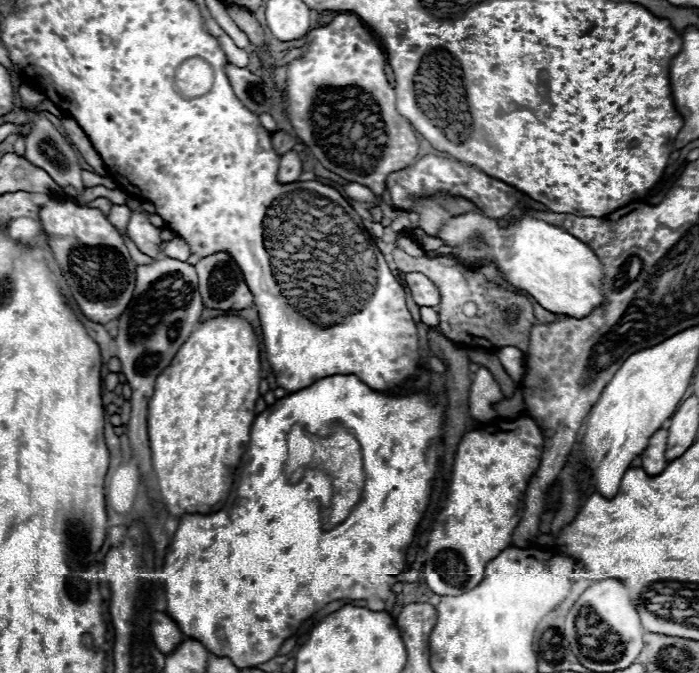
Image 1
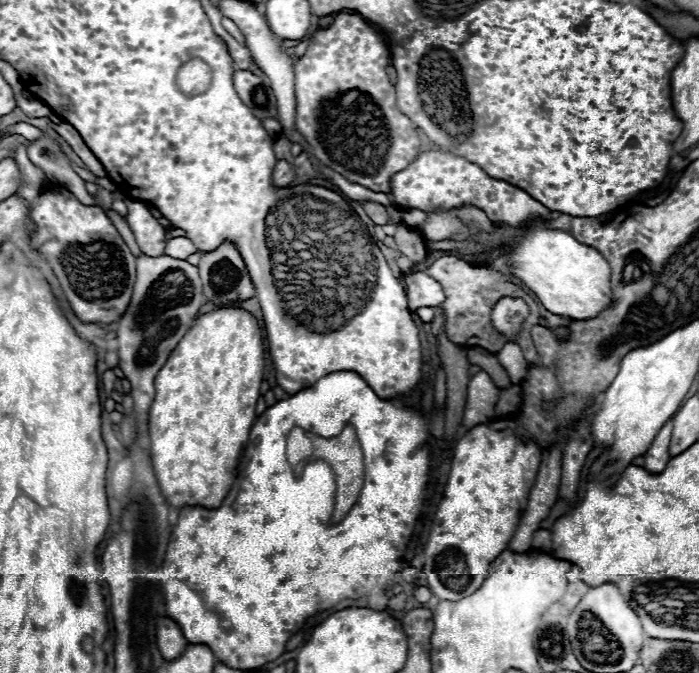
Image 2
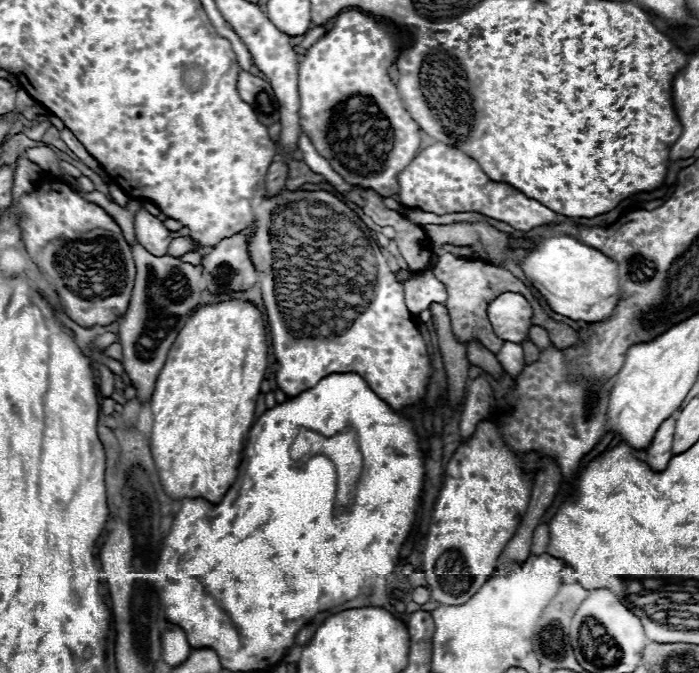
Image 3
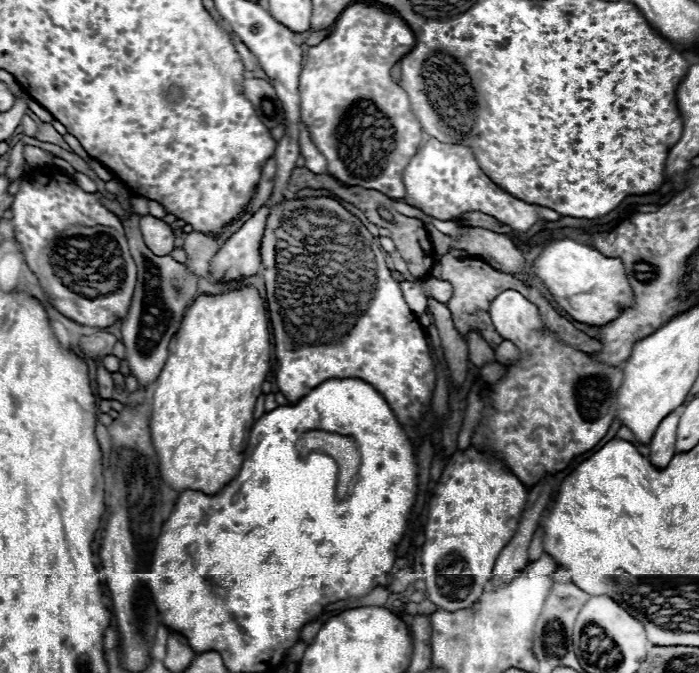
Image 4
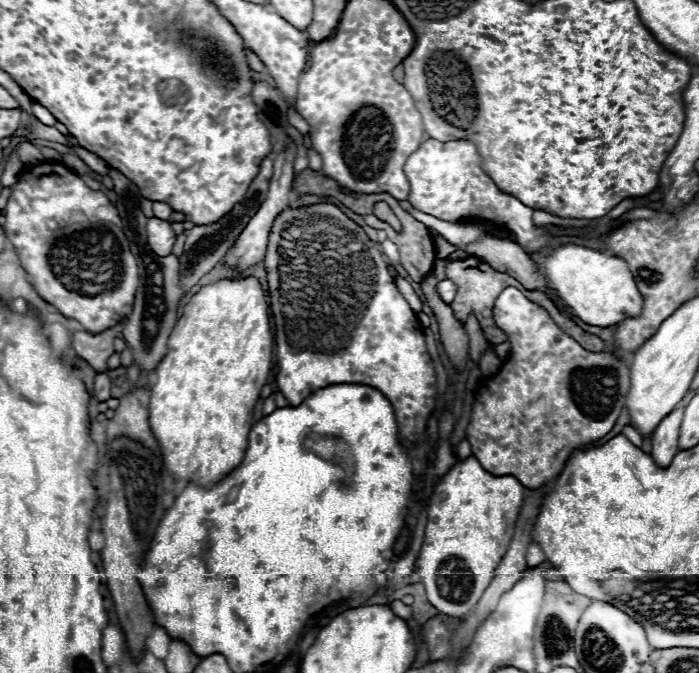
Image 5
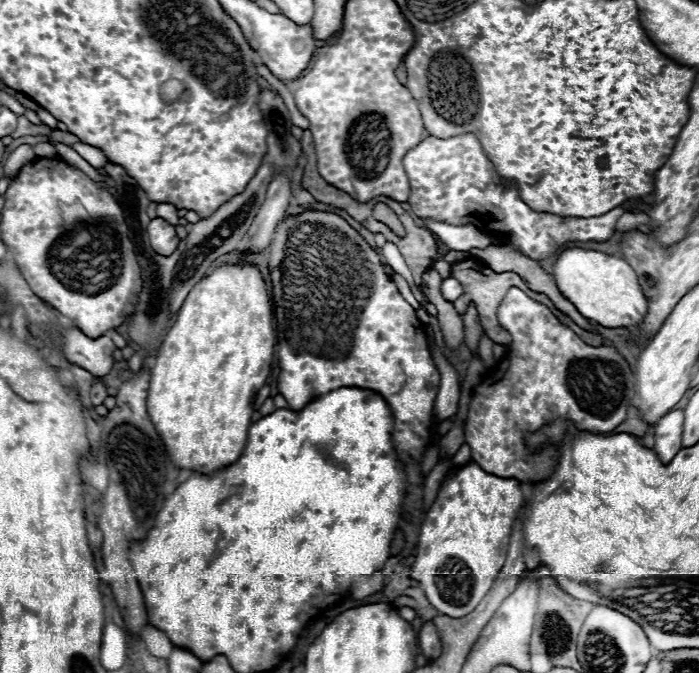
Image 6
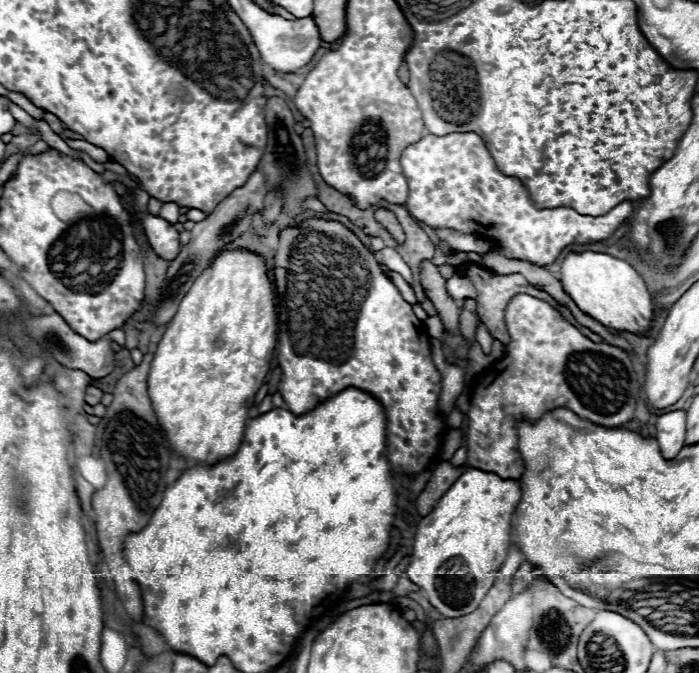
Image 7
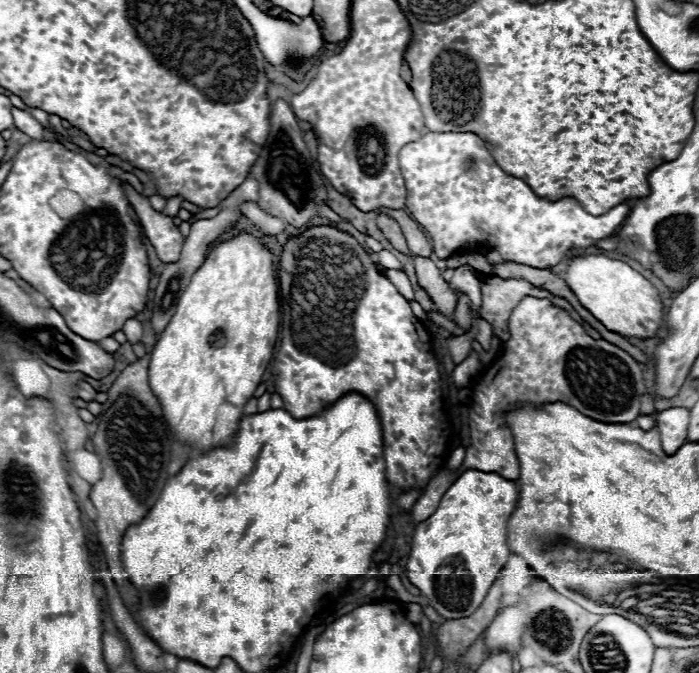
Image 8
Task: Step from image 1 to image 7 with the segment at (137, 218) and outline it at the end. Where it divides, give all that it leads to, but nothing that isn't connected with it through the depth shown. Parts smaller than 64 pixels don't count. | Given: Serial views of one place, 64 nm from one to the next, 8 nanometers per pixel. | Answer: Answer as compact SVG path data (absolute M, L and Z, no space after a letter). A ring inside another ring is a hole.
M146 214L146 218L144 218L144 230L146 230L150 246L154 248L154 252L160 258L172 260L172 258L178 256L178 252L180 252L178 232L174 230L174 226L170 222L166 222L160 216Z

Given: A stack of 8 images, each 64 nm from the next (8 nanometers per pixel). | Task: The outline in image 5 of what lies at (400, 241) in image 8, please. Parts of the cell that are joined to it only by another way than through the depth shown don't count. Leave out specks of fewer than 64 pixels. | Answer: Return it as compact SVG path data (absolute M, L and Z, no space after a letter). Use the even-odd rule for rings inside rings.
M378 202L376 206L374 206L374 214L382 220L382 222L388 222L394 230L402 230L402 226L400 226L400 222L398 222L398 218L394 216L394 212L388 208L388 204L386 202Z

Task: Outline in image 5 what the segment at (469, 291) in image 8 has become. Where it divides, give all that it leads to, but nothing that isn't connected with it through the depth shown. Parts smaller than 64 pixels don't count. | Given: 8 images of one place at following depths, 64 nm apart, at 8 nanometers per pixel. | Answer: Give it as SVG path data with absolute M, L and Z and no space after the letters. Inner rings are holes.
M450 280L438 282L436 290L438 290L438 296L440 296L446 304L450 304L450 302L454 300L454 296L456 296L456 286L454 286L454 282L450 282Z

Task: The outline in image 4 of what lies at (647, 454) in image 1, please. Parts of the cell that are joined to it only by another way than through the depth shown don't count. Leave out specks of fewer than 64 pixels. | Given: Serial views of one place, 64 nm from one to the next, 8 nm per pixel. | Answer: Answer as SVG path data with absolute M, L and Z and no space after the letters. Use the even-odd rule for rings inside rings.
M682 408L674 410L672 414L668 414L660 426L656 428L652 442L650 442L650 462L656 468L666 468L668 462L672 460L672 456L676 454L674 444L676 444L676 428L678 428L678 420L680 420Z

